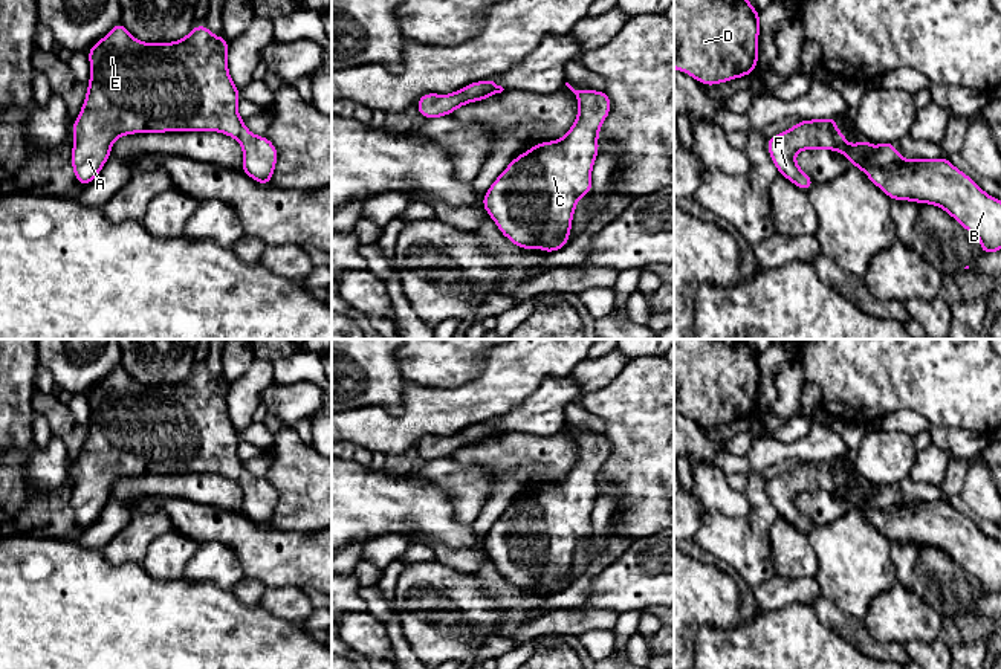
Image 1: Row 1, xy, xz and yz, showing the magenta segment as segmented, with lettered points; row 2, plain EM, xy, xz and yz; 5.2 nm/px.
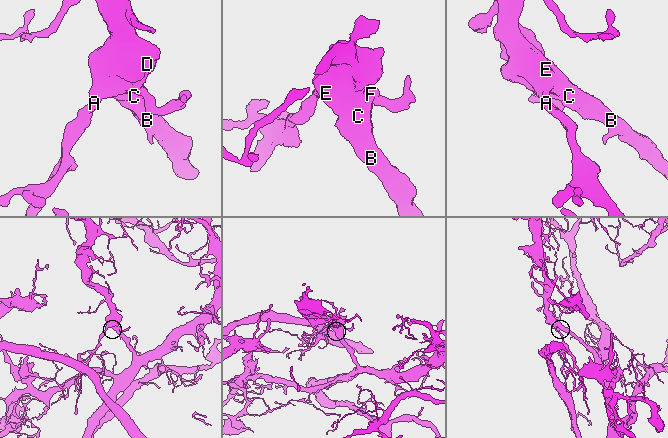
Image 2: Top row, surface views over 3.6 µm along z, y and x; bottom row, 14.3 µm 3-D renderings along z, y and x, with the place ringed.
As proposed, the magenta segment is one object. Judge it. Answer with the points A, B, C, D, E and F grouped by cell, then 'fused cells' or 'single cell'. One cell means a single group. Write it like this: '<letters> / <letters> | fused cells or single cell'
A B C D E F | single cell

